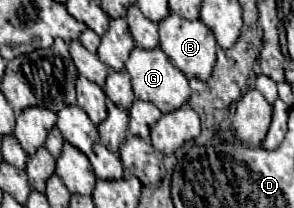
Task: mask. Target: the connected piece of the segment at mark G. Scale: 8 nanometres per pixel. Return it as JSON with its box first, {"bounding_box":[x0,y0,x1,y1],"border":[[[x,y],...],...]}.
{"bounding_box":[127,48,191,114],"border":[[[135,48],[127,60],[127,72],[131,76],[135,96],[139,100],[155,104],[163,114],[181,108],[183,104],[187,104],[187,100],[191,96],[191,88],[189,88],[185,74],[171,64],[171,60],[163,54],[161,48],[153,48],[153,50]]]}

